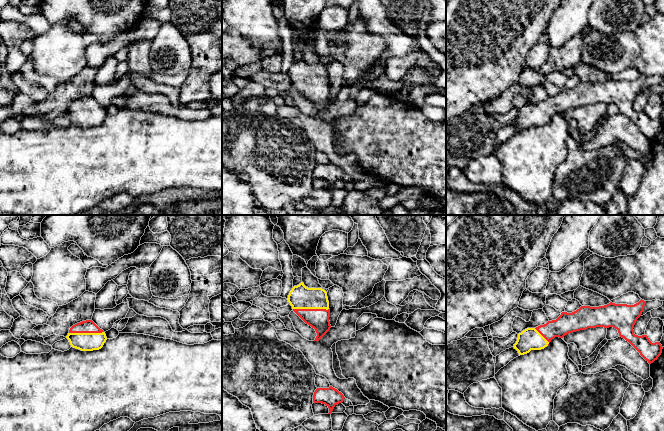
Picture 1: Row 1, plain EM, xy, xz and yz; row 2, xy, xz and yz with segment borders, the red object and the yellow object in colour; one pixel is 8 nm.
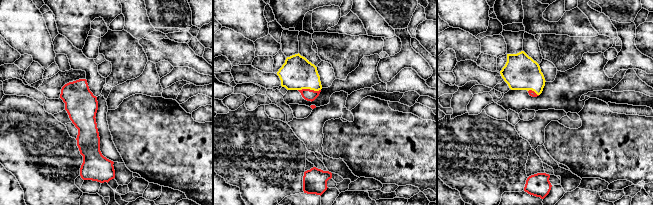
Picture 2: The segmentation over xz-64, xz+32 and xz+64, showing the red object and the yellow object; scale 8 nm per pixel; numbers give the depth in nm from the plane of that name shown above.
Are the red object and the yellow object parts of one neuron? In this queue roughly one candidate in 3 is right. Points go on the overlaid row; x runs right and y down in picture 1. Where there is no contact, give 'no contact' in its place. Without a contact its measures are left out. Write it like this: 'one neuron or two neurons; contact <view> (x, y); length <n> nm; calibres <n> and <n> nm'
one neuron; contact xz (311, 309); length 280 nm; calibres 160 and 190 nm

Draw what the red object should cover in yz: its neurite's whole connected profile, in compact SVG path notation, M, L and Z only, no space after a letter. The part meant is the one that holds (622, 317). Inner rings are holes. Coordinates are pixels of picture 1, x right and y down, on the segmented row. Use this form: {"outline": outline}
{"outline": "M642 299L634 305L610 302L599 307L581 306L572 313L562 312L556 320L523 330L518 334L513 347L520 356L531 350L544 349L555 337L563 338L569 333L588 328L613 327L618 330L620 337L628 341L651 364L661 355L662 345L660 342L652 343L647 335L635 335L633 330L645 303Z"}

